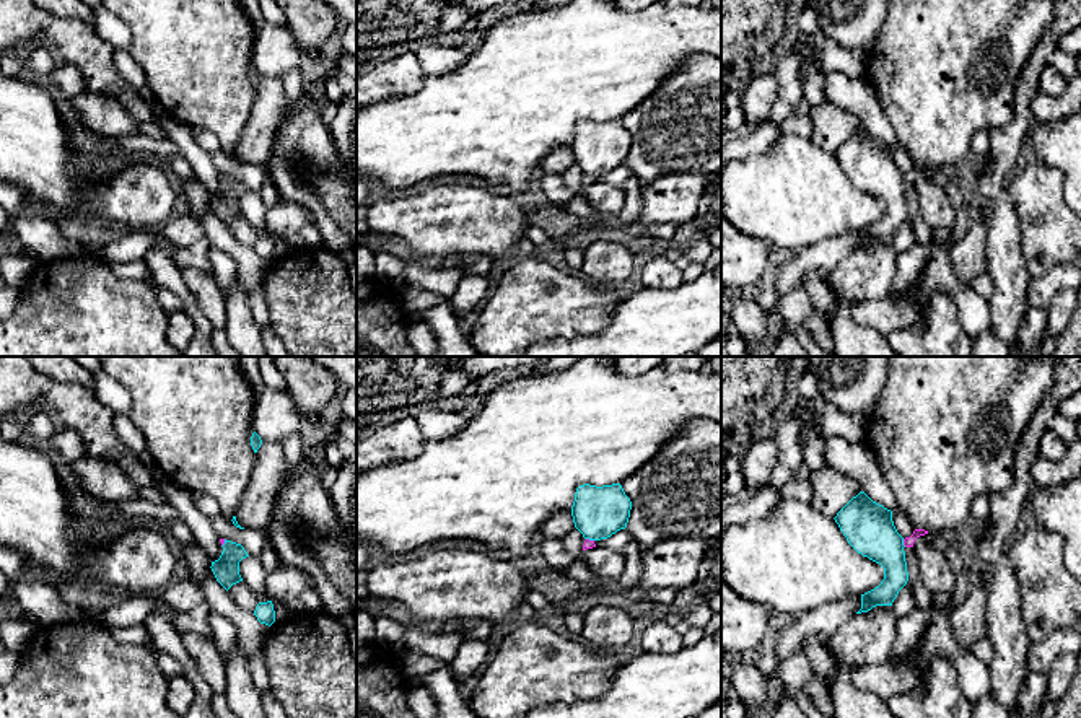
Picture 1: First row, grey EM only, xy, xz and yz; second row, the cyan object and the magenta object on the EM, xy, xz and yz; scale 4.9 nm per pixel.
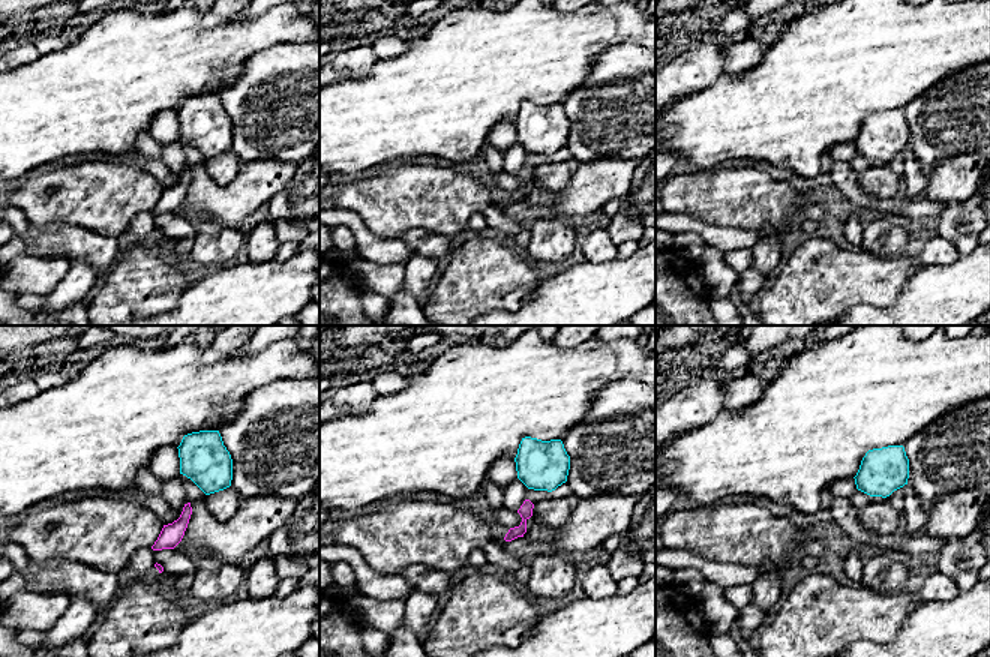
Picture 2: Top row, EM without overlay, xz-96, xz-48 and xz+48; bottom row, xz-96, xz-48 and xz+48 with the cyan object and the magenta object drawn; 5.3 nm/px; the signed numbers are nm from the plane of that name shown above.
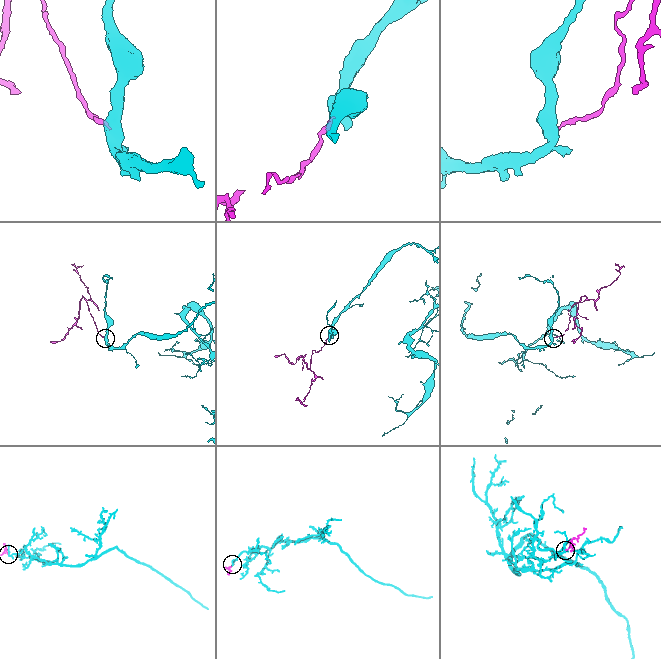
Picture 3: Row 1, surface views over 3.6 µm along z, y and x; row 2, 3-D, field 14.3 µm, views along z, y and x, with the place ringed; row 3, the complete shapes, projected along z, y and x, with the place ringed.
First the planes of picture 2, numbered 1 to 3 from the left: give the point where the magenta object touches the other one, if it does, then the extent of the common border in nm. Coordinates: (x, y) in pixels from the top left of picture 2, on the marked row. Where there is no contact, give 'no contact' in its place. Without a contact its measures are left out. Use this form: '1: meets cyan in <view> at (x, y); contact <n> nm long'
1: no contact
2: no contact
3: no contact

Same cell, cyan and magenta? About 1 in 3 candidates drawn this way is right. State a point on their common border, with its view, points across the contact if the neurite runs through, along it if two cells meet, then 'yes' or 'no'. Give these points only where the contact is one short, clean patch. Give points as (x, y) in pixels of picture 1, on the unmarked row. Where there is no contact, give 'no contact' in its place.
meets cyan in yz at (902, 178); border along yz (902, 175), (905, 181); no

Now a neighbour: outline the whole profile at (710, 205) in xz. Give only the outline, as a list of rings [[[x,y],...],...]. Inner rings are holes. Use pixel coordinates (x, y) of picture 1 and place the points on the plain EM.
[[[721,168],[708,176],[697,220],[702,221],[713,247],[721,247]]]

